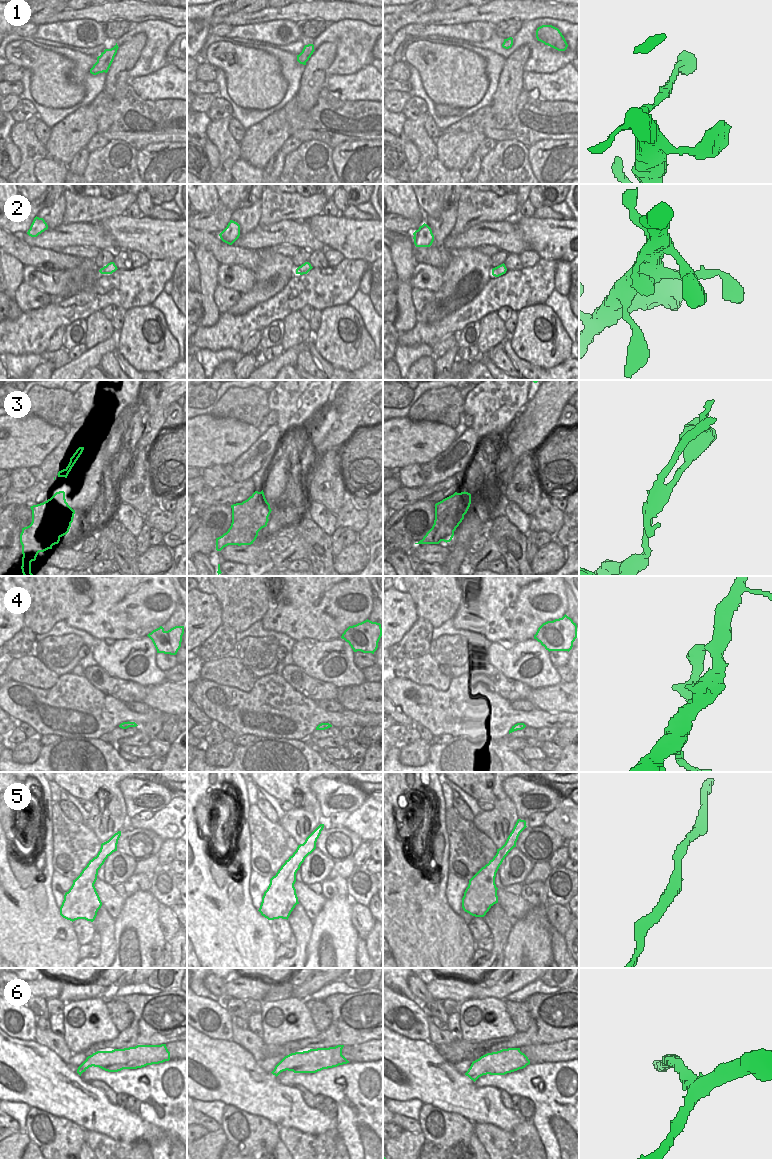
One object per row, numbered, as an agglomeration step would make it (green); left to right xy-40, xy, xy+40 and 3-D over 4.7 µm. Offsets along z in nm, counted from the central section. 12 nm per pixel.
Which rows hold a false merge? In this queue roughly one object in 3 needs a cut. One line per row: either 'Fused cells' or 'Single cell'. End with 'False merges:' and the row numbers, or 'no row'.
1: Single cell
2: Single cell
3: Fused cells
4: Single cell
5: Single cell
6: Single cell
False merges: 3.

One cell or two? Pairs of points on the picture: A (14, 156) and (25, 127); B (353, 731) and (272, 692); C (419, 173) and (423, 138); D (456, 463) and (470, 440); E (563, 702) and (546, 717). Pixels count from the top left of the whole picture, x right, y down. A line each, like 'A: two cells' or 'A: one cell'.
A: two cells
B: two cells
C: one cell
D: one cell
E: two cells

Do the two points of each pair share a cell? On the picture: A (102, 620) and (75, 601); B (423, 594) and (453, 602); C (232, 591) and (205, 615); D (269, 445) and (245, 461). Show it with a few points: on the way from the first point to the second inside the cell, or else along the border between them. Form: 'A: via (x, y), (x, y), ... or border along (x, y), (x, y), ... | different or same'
A: border along (83, 586), (83, 592), (91, 602), (65, 620) | different
B: via (430, 594), (440, 594), (446, 597) | same
C: border along (213, 594), (220, 606), (220, 620), (223, 623) | different
D: via (263, 451), (251, 461) | same

